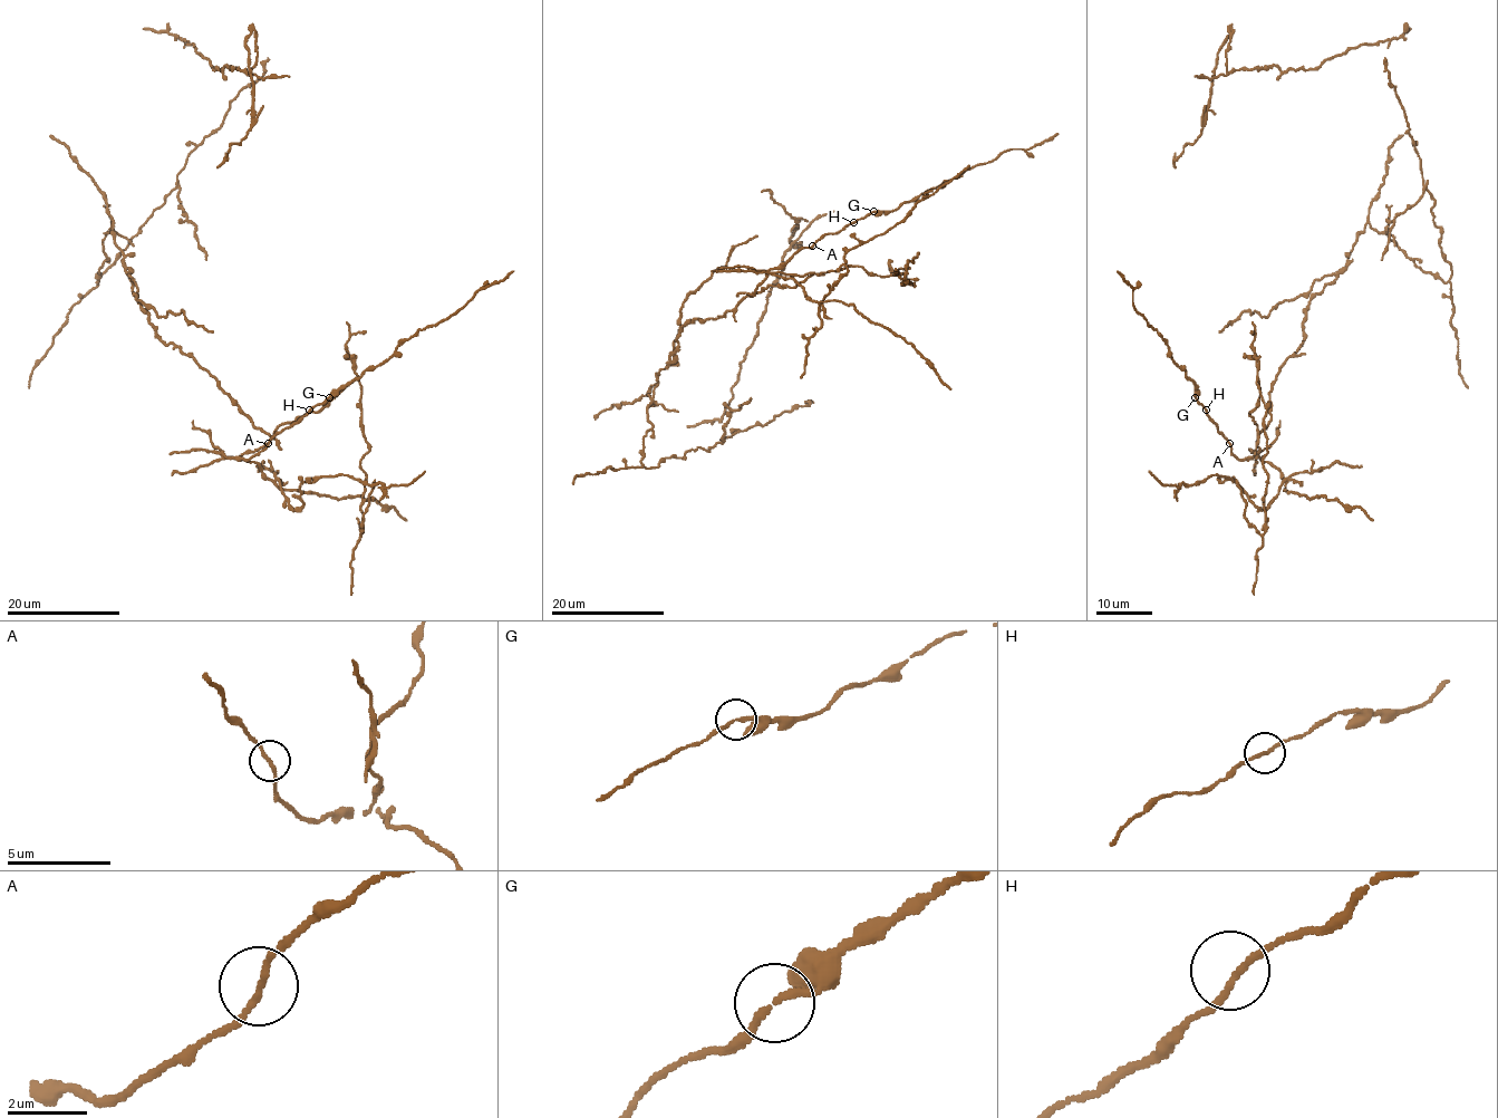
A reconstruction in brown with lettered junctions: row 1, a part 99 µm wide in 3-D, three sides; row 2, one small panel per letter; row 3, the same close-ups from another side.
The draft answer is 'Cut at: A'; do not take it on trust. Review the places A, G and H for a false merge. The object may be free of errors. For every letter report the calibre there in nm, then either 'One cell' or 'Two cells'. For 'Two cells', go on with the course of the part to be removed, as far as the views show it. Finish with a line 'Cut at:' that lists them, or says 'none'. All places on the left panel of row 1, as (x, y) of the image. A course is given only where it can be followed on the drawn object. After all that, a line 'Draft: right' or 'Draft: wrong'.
A: Thickness 150 nm. Two cells
G: Thickness 170 nm. One cell
H: Thickness 150 nm. One cell
Cut at: A
Draft: right

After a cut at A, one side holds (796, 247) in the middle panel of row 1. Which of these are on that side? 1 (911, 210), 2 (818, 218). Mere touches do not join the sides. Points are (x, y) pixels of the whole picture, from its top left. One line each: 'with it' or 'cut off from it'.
1: with it
2: with it

